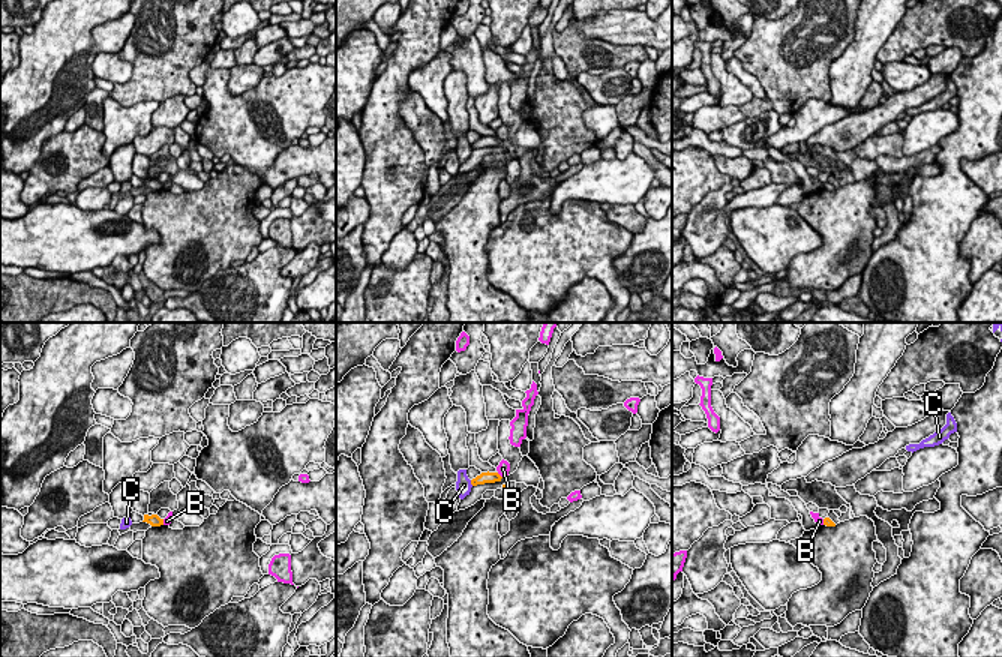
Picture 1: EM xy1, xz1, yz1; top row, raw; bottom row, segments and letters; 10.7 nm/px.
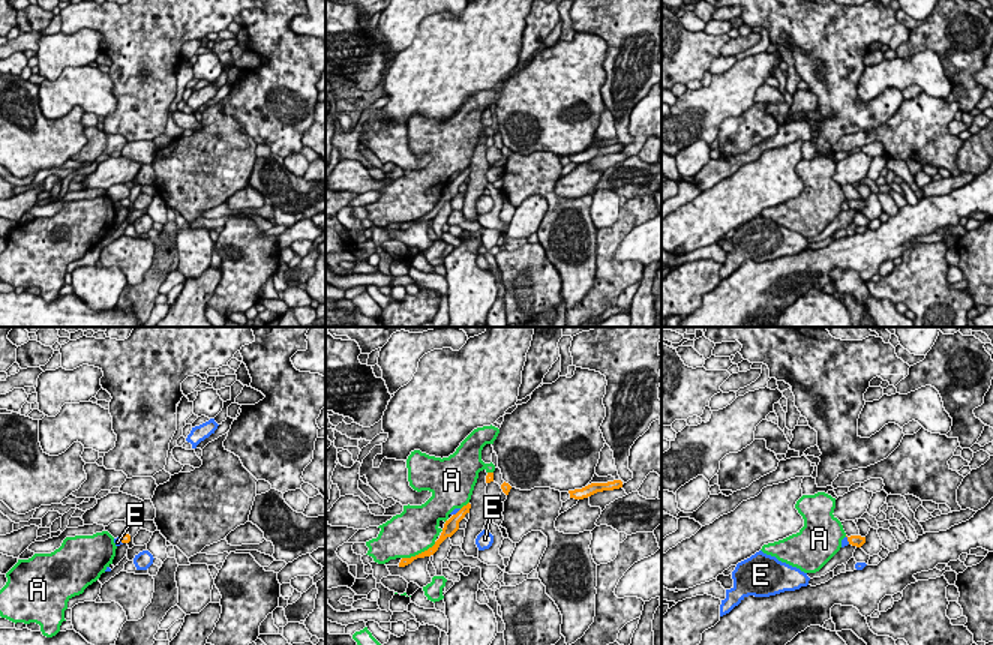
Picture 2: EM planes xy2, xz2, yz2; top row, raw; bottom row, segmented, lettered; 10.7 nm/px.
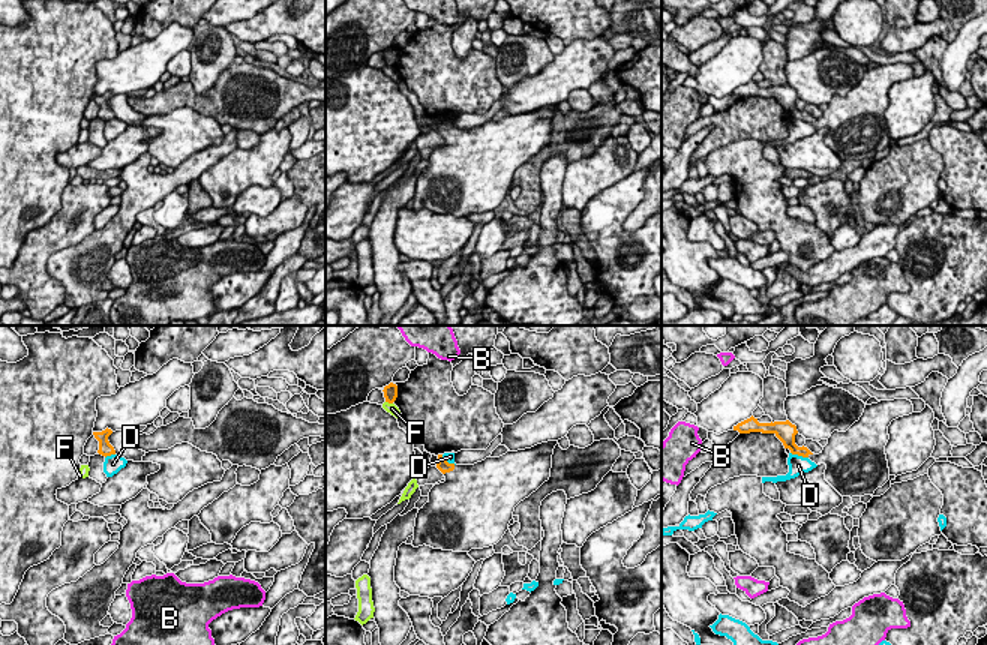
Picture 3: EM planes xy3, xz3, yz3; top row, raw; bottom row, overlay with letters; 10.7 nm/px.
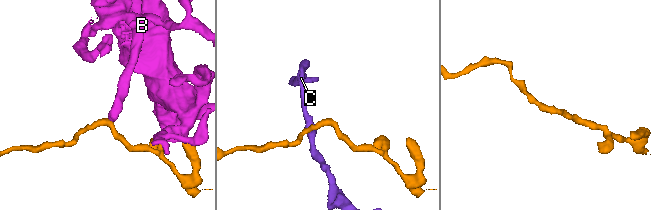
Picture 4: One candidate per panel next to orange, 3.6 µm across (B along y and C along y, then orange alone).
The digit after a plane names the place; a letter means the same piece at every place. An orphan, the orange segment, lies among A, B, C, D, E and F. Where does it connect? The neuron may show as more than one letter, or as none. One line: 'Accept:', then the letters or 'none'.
Accept: none

